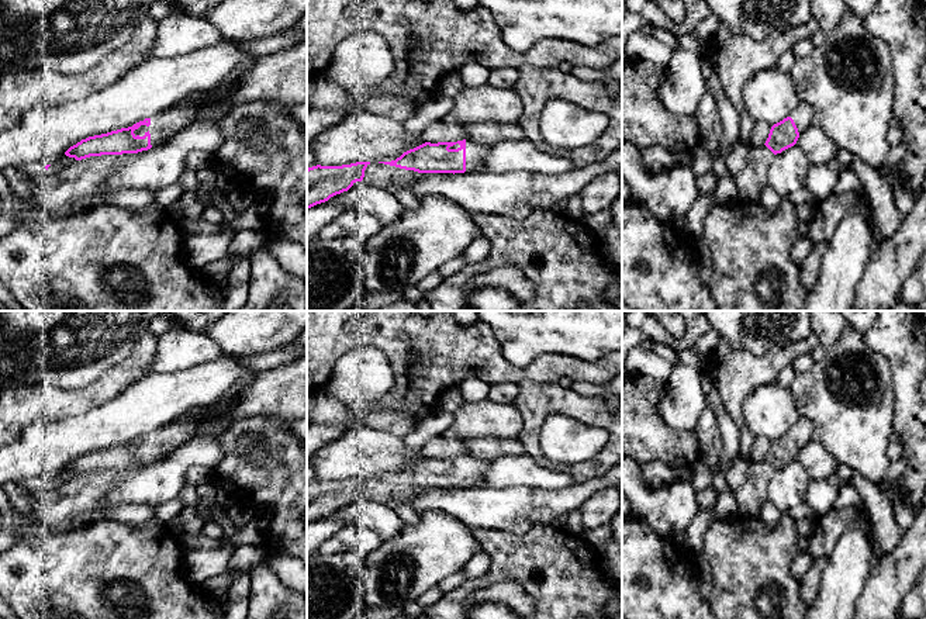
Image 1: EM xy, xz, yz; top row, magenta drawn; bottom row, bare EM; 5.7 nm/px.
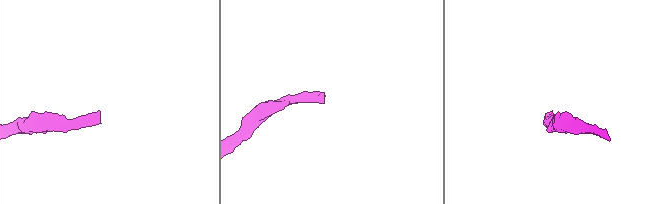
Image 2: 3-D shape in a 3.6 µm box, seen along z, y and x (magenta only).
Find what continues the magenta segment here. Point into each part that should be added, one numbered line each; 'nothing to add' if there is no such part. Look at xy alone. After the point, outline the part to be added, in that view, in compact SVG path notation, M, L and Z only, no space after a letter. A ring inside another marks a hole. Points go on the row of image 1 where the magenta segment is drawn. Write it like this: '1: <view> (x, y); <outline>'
1: xy (163, 125); M207 93L198 94L190 106L176 110L167 110L151 117L151 125L141 125L134 131L135 136L151 134L152 148L173 136L182 128L187 127L197 118L198 108L208 100Z

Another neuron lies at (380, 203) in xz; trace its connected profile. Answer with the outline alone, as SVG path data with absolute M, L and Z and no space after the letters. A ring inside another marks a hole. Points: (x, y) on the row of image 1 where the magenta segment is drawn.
M363 180L353 183L348 191L331 197L328 203L363 210L376 217L381 226L395 222L404 212L404 207L391 190L379 189Z

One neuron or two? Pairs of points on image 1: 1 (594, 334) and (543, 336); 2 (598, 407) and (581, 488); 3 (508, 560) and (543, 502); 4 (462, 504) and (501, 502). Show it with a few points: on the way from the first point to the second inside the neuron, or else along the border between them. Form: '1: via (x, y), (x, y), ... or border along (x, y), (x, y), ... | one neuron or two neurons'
1: via (581, 334), (556, 336) | one neuron
2: border along (607, 471), (580, 481) | two neurons
3: border along (552, 525), (534, 525), (519, 535), (493, 531) | two neurons
4: via (472, 504), (491, 504) | one neuron

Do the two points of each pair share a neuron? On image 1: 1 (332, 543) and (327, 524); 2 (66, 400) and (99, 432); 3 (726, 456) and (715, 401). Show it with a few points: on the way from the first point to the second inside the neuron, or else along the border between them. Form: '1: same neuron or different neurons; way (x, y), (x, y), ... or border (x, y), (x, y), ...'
1: different neurons; border (349, 524), (339, 528), (321, 545)
2: different neurons; border (110, 398), (79, 414), (48, 421)
3: same neuron; way (728, 442), (728, 429), (721, 415)

